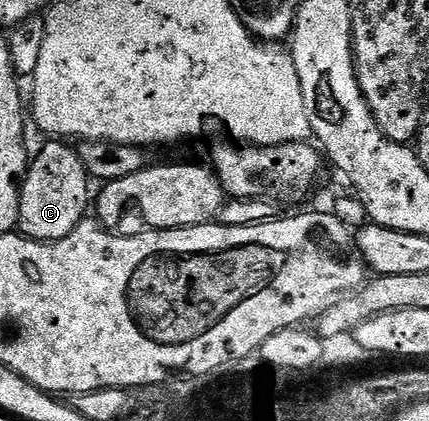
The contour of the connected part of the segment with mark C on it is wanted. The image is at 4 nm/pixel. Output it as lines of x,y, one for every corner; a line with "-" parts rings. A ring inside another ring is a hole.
59,138
48,139
46,143
47,145
40,150
39,157
36,160
34,157
30,161
27,176
21,181
21,206
19,207
18,231
22,235
28,236
31,240
54,242
54,240
60,240
69,234
73,234
75,227
88,215
89,201
93,196
93,188
91,192
92,181
89,179
87,166
83,163
83,158
78,147
70,148
67,145
70,143
64,142

